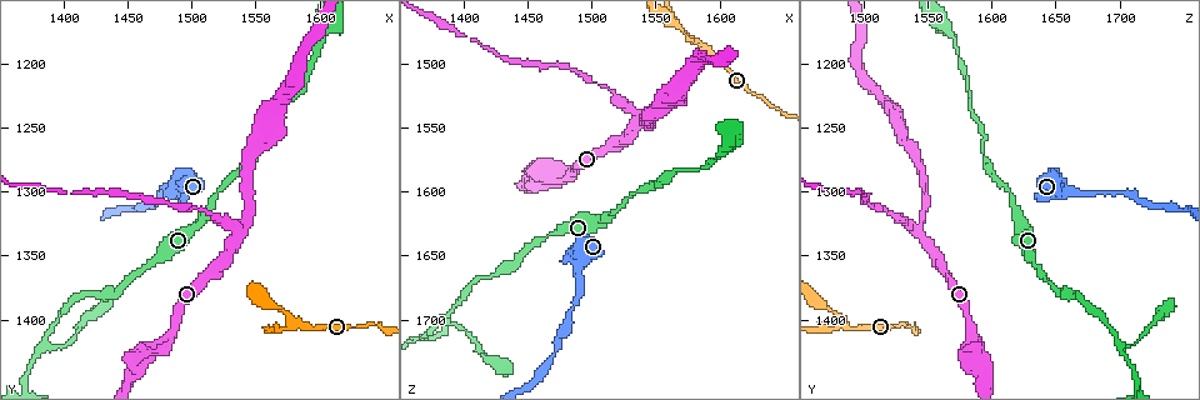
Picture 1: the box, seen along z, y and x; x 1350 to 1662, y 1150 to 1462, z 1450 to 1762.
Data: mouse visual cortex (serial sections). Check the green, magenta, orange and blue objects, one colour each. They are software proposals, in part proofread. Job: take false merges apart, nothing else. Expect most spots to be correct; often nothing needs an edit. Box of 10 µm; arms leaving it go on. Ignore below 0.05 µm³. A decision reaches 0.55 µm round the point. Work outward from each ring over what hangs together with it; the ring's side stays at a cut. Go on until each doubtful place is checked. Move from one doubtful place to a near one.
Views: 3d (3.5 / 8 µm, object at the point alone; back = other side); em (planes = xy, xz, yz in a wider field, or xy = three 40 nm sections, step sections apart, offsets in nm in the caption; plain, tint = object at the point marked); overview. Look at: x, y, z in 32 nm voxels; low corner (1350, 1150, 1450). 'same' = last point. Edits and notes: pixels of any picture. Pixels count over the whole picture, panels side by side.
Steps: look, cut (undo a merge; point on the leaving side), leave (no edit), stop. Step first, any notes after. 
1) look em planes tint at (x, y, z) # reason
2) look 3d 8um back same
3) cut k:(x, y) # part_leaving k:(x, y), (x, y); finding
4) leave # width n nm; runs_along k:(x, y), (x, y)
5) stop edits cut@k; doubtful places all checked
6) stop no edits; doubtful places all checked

look em xy step 1 tint at (1536, 1334, 1542) # three-way junction

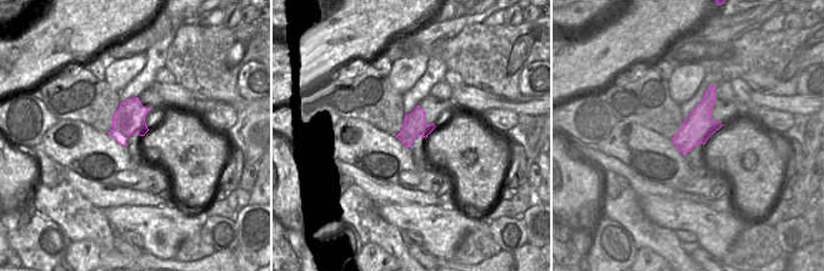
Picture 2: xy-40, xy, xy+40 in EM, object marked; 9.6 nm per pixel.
look 3d 3.5um same # wider look

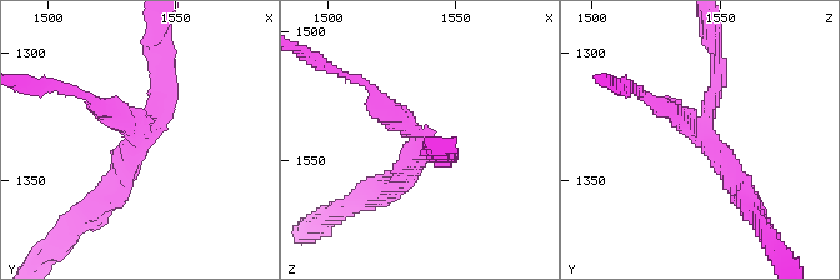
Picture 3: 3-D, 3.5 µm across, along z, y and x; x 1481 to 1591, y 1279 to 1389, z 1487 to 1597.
leave # arms 3; arm_widths 200, 250, 250 nm; runs_along 3:(103, 200), (156, 108), (164, 63); continuous, no second cell

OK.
look 3d 8um back at (1580, 1402, 1482) # a narrow waist

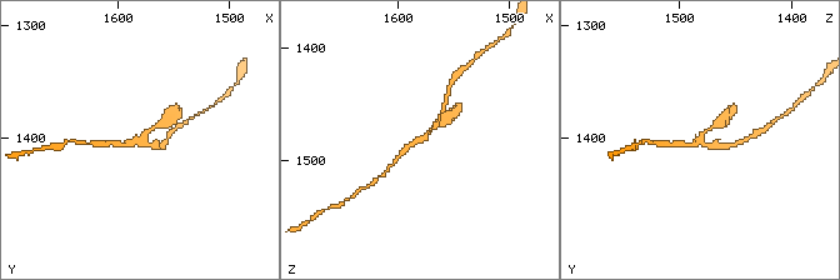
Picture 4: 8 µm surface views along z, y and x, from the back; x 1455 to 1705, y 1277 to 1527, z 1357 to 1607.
look 3d 3.5um same

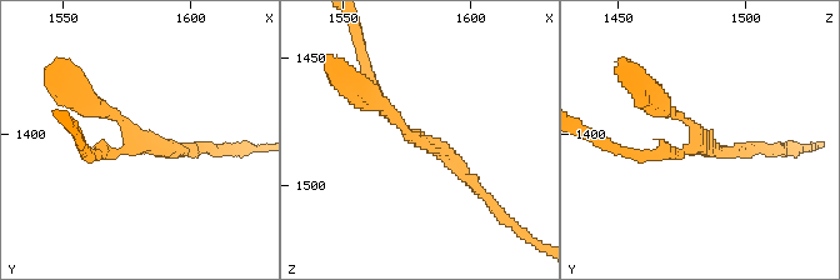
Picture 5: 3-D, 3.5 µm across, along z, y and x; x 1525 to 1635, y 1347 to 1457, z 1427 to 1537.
look em xy step 1 tint at (1579, 1402, 1484)

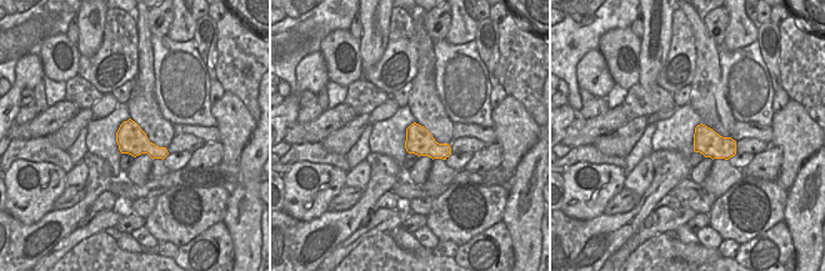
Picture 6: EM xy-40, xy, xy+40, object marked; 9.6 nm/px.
leave # width 260 nm; runs_along 5:(481, 194), (366, 94); all the same cell

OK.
look 3d 8um back at (1386, 1418, 1698) # a fork

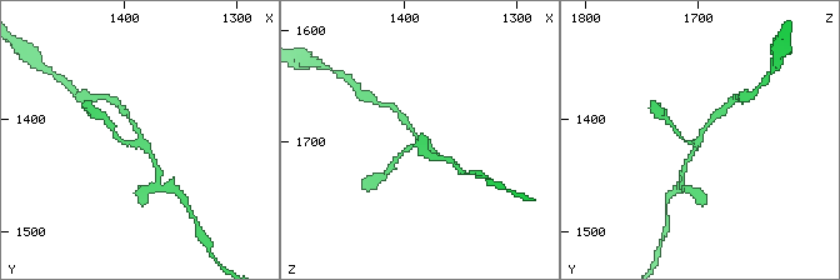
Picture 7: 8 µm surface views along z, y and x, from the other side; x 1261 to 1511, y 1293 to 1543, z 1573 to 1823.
look em xy step 1 tint same # arms 3; arm_widths 100, 150, 150 nm; now the EM

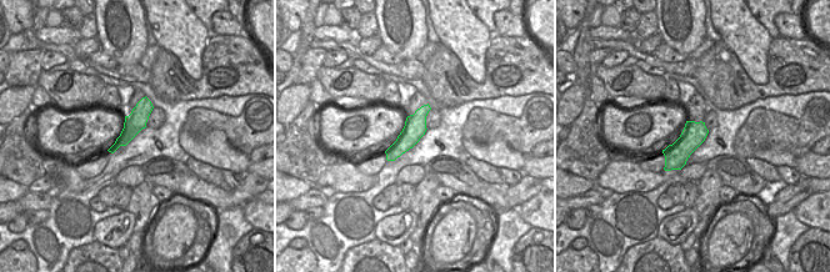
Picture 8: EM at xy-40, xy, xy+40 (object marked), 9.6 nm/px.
leave # runs_along 8:(426, 107), (411, 134), (389, 156); continuous, no second cell

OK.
stop no edits; doubtful places all checked

